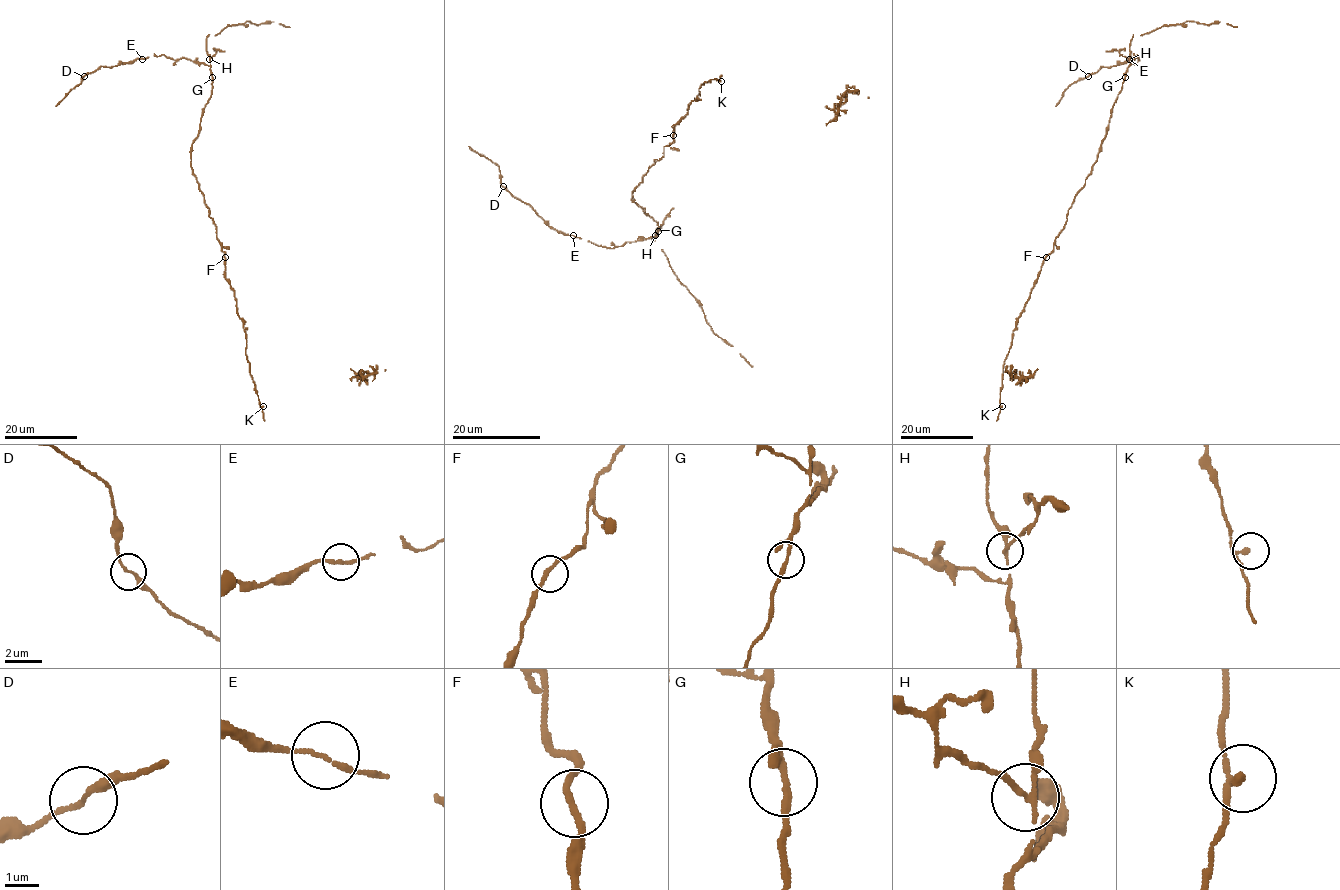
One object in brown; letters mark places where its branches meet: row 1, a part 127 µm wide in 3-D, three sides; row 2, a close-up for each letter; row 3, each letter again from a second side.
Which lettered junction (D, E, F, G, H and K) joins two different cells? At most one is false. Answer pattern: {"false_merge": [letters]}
{"false_merge": ["H"]}

